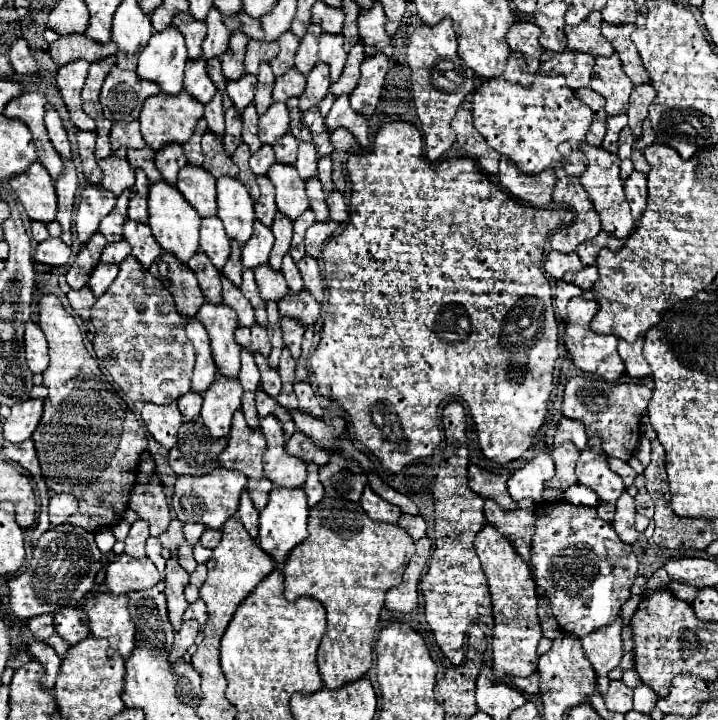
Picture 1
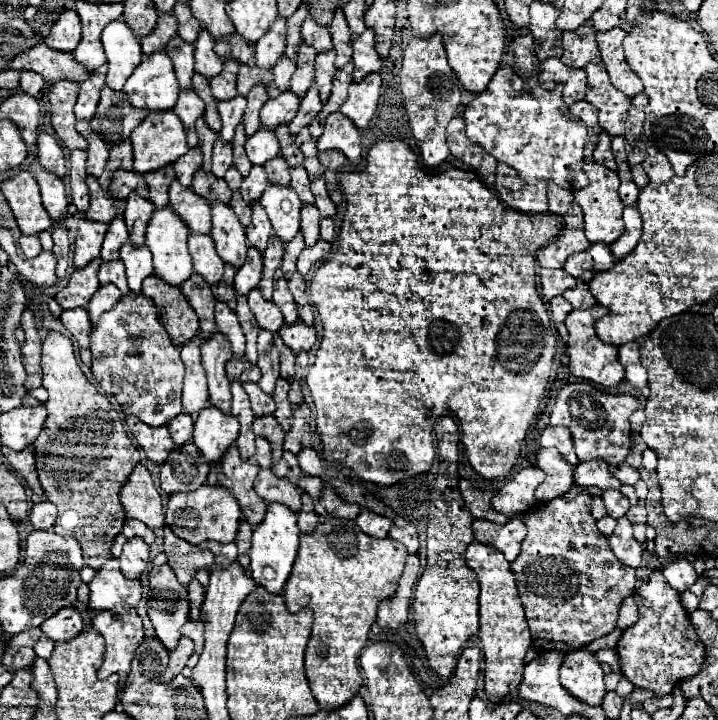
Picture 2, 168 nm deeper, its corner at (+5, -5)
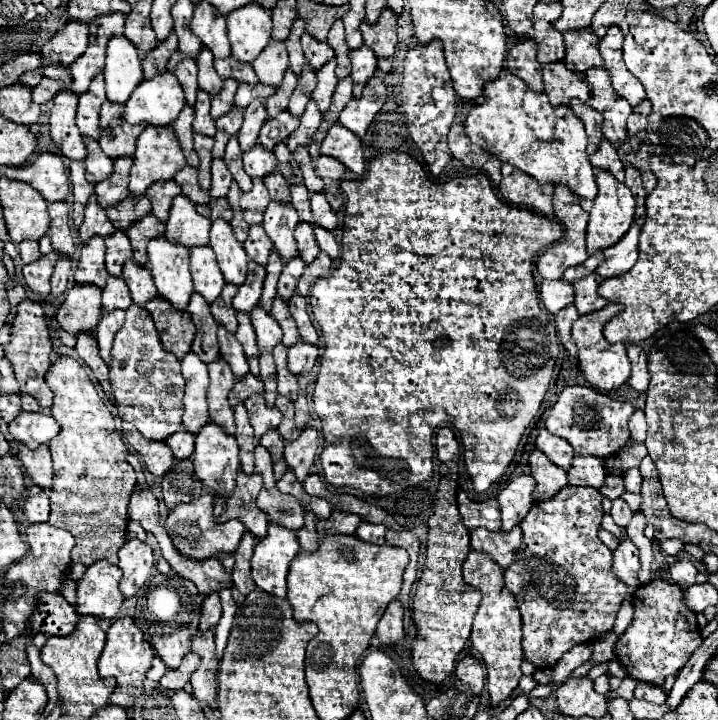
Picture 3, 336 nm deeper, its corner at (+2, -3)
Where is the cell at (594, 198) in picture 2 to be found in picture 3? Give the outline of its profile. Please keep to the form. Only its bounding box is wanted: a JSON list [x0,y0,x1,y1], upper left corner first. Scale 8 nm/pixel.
[580,170,636,256]

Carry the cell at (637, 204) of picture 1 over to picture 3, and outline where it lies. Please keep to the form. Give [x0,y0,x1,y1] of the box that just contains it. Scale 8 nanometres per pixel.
[596,224,640,278]

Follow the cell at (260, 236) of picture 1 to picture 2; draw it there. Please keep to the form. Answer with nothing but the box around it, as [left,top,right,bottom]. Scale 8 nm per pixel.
[233,248,263,294]

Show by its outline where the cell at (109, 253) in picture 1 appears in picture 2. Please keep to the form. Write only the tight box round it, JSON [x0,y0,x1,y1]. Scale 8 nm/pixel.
[99,260,127,294]

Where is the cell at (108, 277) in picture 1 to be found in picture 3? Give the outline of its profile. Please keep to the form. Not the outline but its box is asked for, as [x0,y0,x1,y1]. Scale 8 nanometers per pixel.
[96,310,124,366]

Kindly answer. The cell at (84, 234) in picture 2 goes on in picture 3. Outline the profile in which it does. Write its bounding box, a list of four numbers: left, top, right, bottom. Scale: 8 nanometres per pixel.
[76,238,106,288]

